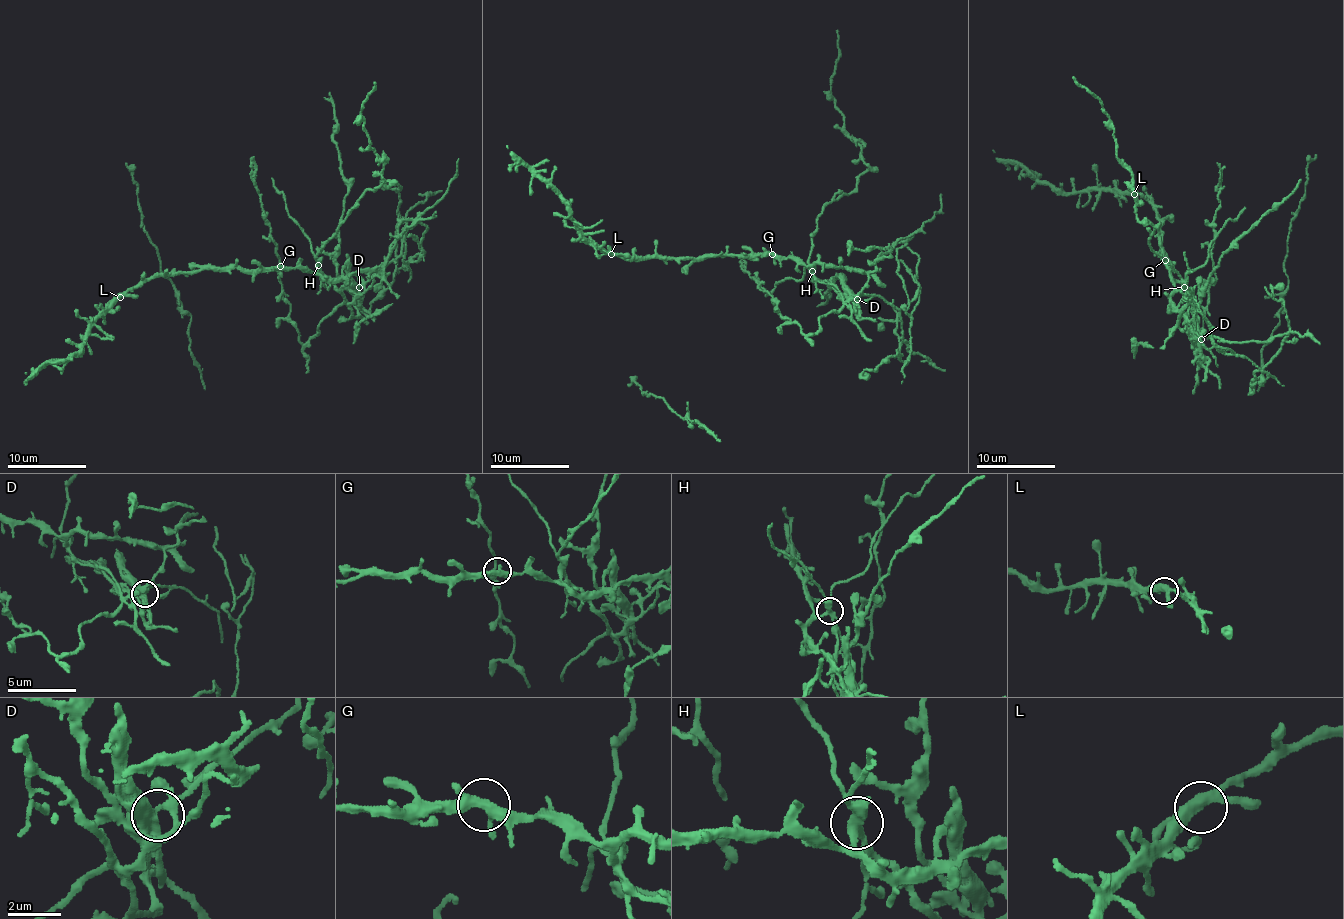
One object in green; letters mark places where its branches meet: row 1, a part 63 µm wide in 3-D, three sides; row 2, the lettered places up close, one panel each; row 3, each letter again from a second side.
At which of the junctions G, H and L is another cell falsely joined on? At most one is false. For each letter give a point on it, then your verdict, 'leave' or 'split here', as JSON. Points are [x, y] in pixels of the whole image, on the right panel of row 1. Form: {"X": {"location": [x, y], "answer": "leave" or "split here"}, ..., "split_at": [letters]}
{"G": {"location": [1165, 260], "answer": "leave"}, "H": {"location": [1184, 287], "answer": "split here"}, "L": {"location": [1134, 194], "answer": "leave"}, "split_at": ["H"]}

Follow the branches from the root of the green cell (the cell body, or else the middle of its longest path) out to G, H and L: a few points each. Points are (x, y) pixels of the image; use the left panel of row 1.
G: (336, 287), (320, 268), (315, 272), (280, 266)
H: (336, 287), (319, 265)
L: (336, 287), (319, 267), (315, 272), (298, 268), (199, 269), (154, 274), (120, 297)

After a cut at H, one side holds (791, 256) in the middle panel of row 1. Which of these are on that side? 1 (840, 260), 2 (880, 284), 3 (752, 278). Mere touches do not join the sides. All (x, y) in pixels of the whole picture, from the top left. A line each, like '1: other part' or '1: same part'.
1: same part
2: same part
3: other part

